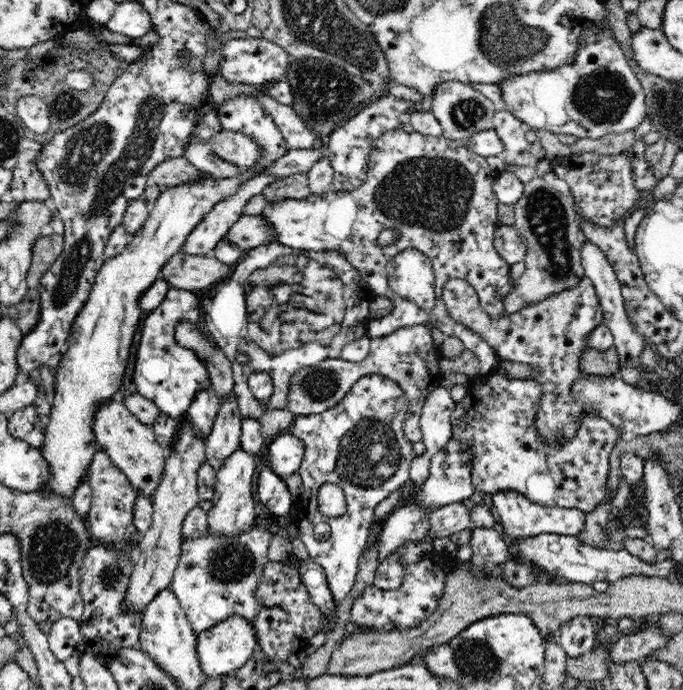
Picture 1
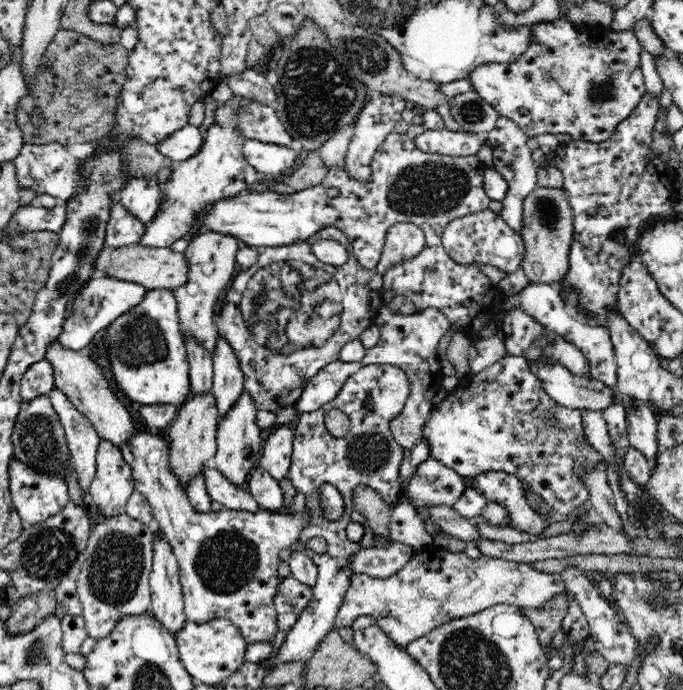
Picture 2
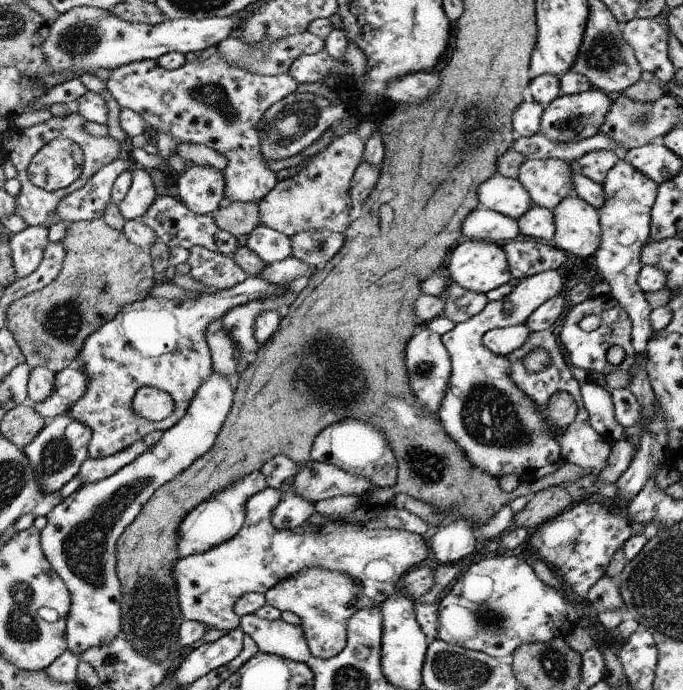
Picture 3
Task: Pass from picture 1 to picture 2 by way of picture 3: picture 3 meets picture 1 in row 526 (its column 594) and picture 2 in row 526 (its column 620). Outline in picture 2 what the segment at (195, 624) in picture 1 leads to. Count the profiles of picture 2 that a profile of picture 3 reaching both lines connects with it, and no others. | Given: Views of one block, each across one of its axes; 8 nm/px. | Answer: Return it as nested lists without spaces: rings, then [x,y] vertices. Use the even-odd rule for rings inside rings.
[[[140,431],[132,436],[128,444],[119,448],[124,460],[131,466],[135,489],[142,493],[152,505],[155,524],[164,532],[164,537],[172,545],[172,551],[178,559],[184,612],[187,620],[195,623],[210,622],[216,619],[228,619],[237,626],[247,643],[274,641],[278,632],[274,610],[274,596],[278,592],[278,564],[280,551],[292,547],[299,540],[300,532],[310,520],[310,509],[302,512],[287,513],[258,510],[222,509],[212,514],[200,514],[190,506],[184,485],[168,464],[166,442],[156,434]]]

